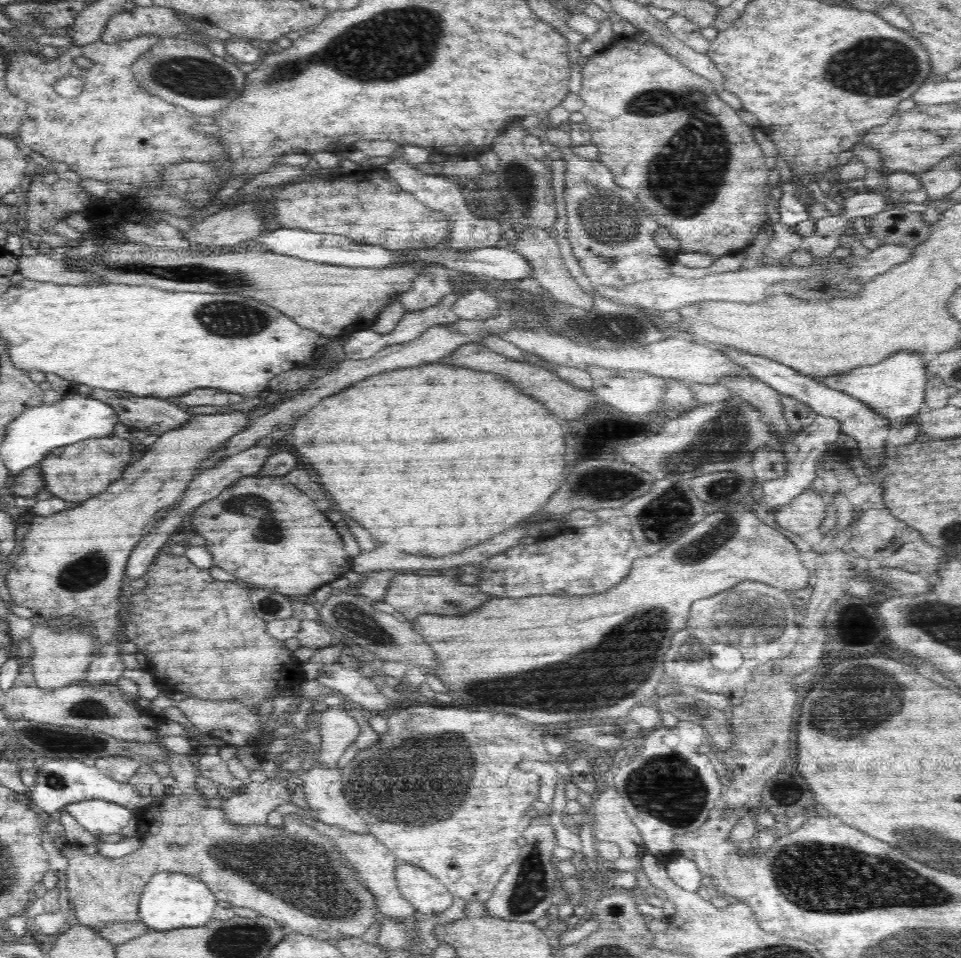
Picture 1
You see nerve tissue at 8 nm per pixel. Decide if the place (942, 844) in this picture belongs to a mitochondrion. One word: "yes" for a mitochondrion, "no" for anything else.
yes

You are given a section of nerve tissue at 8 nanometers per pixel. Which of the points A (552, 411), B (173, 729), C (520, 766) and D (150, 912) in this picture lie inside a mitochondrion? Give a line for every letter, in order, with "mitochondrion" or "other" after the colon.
A: other
B: other
C: other
D: other

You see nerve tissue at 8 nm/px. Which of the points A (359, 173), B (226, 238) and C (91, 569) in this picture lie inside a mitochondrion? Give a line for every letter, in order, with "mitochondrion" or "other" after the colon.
A: other
B: other
C: mitochondrion

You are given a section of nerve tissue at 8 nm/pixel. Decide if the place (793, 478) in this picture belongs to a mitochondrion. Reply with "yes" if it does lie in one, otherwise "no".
no

